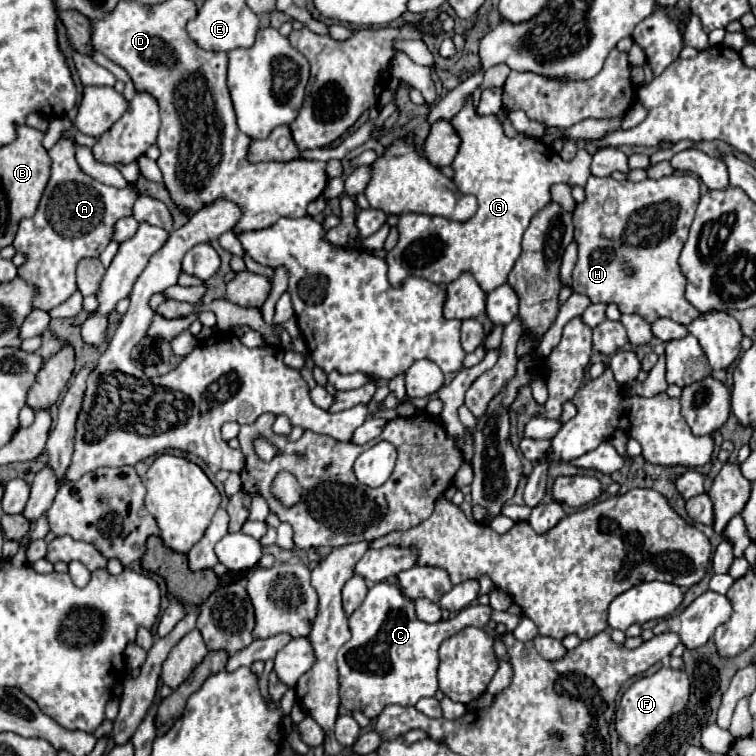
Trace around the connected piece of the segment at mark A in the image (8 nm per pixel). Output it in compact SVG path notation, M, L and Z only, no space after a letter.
M60 139L48 155L52 159L48 187L36 215L20 221L14 239L16 251L28 257L18 269L18 275L38 289L34 307L44 311L58 307L76 291L76 263L84 257L98 257L104 251L114 237L116 221L130 217L134 201L138 199L136 183L116 189L86 175L76 161L76 143L72 139Z

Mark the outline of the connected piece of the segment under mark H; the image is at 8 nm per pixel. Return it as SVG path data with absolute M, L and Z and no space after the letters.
M672 173L668 177L662 177L662 179L644 179L644 181L616 181L612 177L590 177L588 183L586 183L586 199L582 203L576 205L574 209L574 241L578 243L578 263L572 271L572 289L576 293L584 293L590 297L592 303L614 303L618 305L618 309L622 313L636 313L640 317L644 317L648 323L660 319L660 317L668 317L668 319L674 319L682 325L688 325L690 321L694 321L700 313L684 299L684 289L686 289L686 277L682 275L680 267L678 267L678 257L680 257L680 251L688 239L688 229L690 229L690 223L694 219L694 213L696 213L696 205L698 205L698 199L700 199L700 183L696 177L692 175L686 175L686 173Z

